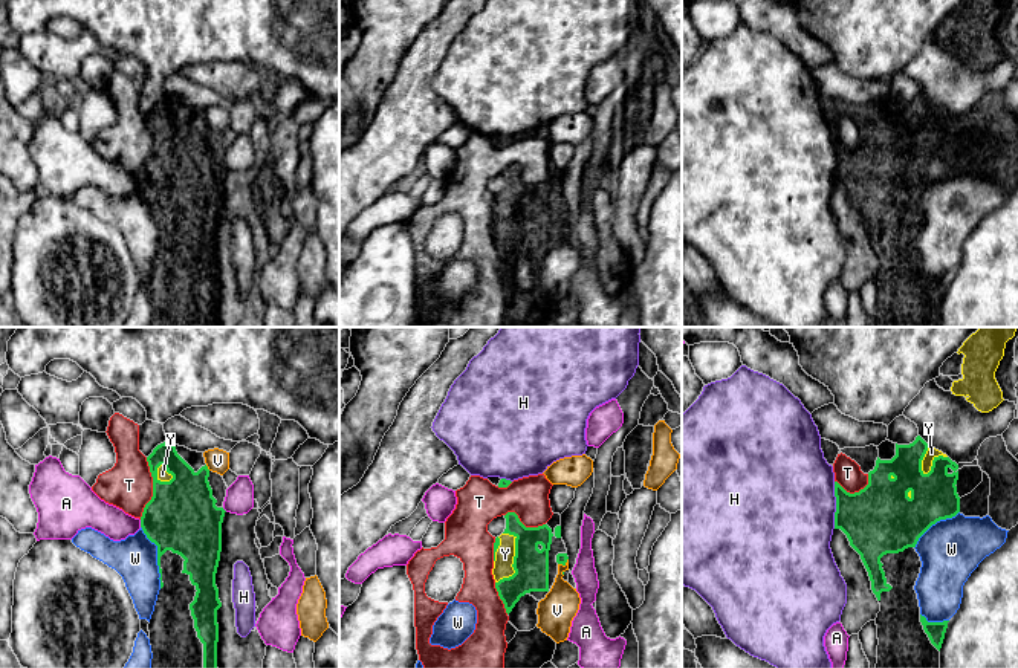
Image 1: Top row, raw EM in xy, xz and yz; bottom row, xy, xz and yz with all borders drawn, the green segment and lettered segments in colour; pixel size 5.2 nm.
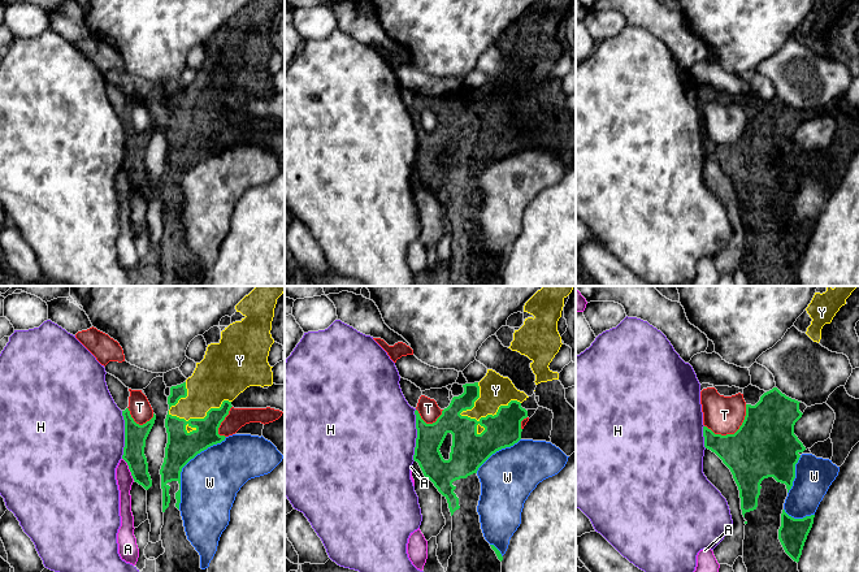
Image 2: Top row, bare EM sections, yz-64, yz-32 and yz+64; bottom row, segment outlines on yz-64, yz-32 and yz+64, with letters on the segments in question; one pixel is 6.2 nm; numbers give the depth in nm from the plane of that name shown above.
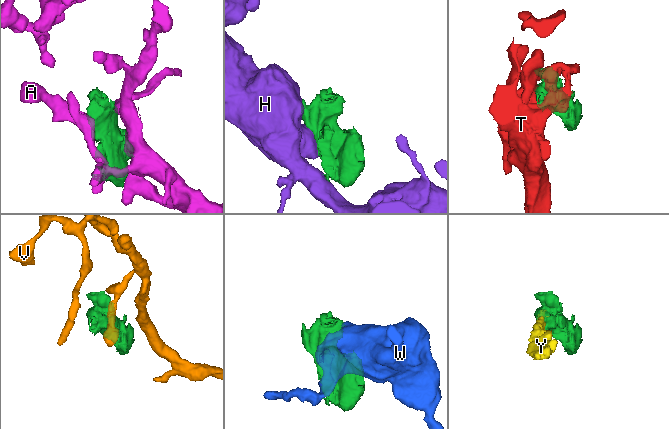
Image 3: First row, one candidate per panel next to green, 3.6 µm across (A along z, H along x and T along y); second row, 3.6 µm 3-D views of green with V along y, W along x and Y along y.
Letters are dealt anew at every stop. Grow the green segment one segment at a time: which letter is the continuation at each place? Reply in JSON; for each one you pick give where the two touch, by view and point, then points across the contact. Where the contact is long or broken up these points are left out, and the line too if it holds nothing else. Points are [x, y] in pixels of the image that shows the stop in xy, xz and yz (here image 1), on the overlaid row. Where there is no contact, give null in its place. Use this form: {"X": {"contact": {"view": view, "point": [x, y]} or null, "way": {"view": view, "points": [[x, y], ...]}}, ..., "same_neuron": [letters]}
{"Y": {"contact": {"view": "xz", "point": [514, 561]}}, "same_neuron": ["Y"]}

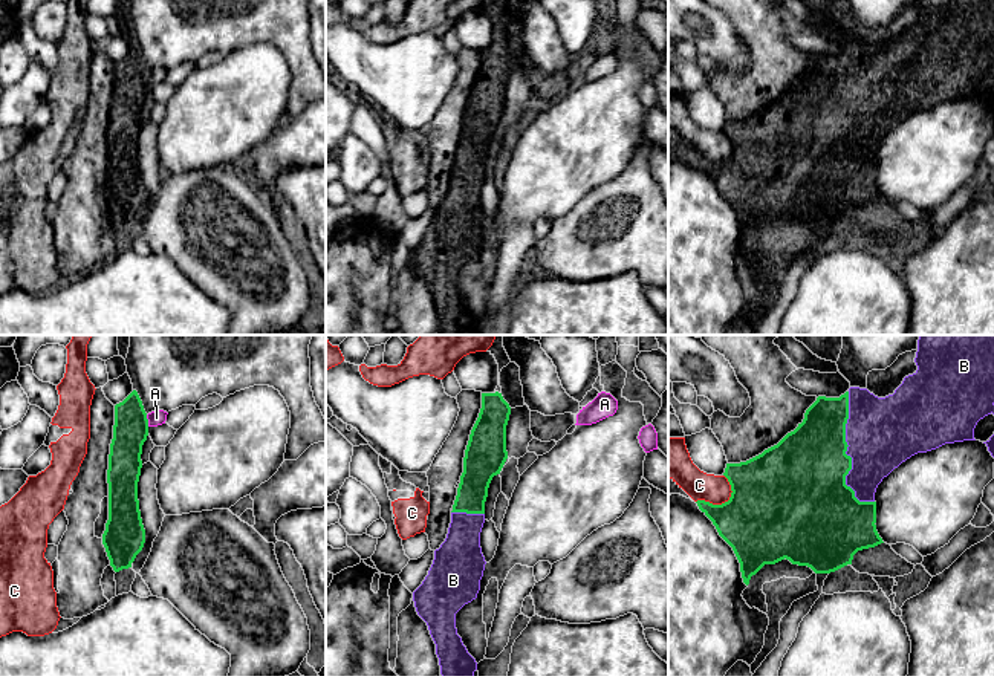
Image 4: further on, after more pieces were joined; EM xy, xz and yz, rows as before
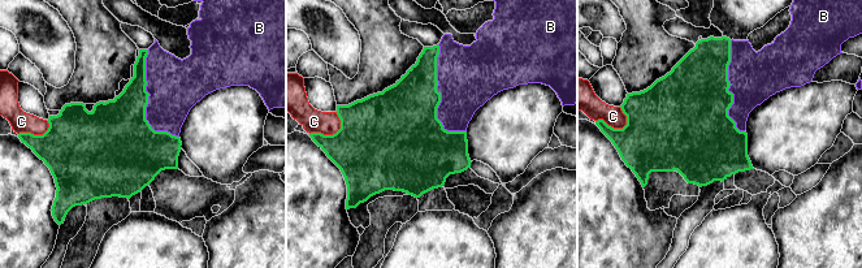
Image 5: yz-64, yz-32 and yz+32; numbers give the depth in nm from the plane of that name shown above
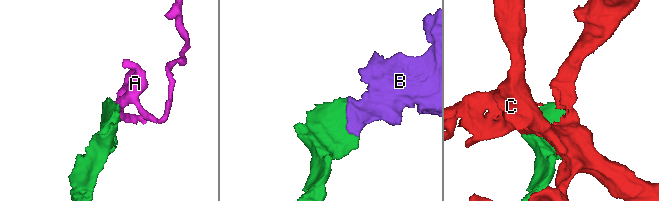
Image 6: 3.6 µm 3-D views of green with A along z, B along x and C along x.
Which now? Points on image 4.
{"B": {"contact": {"view": "yz", "point": [844, 453]}}, "same_neuron": ["B"]}

